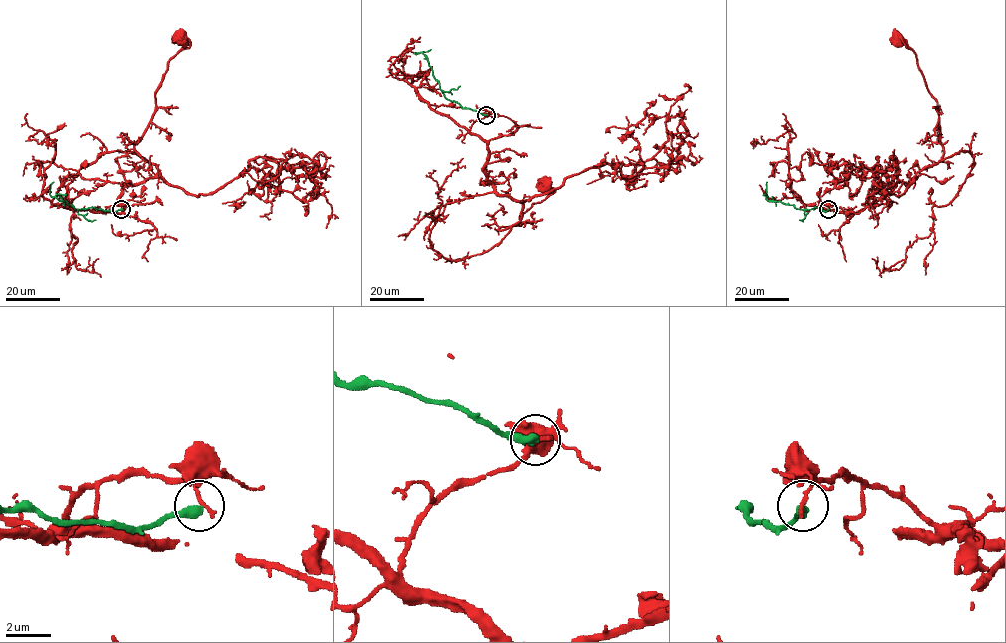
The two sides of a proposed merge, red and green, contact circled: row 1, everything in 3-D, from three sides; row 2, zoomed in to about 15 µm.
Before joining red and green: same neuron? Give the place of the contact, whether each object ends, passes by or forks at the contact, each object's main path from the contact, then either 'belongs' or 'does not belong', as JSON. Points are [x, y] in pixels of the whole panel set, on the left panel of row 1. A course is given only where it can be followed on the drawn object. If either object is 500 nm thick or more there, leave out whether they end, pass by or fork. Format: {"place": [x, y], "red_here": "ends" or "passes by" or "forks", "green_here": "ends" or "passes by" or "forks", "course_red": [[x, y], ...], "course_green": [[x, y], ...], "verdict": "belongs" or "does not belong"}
{"place": [121, 209], "red_here": "ends", "green_here": "ends", "course_red": [[121, 208], [106, 211], [121, 213], [123, 187], [157, 172], [134, 144], [180, 38]], "course_green": [[121, 209], [113, 212], [93, 207], [75, 210], [49, 194], [53, 182]], "verdict": "does not belong"}

